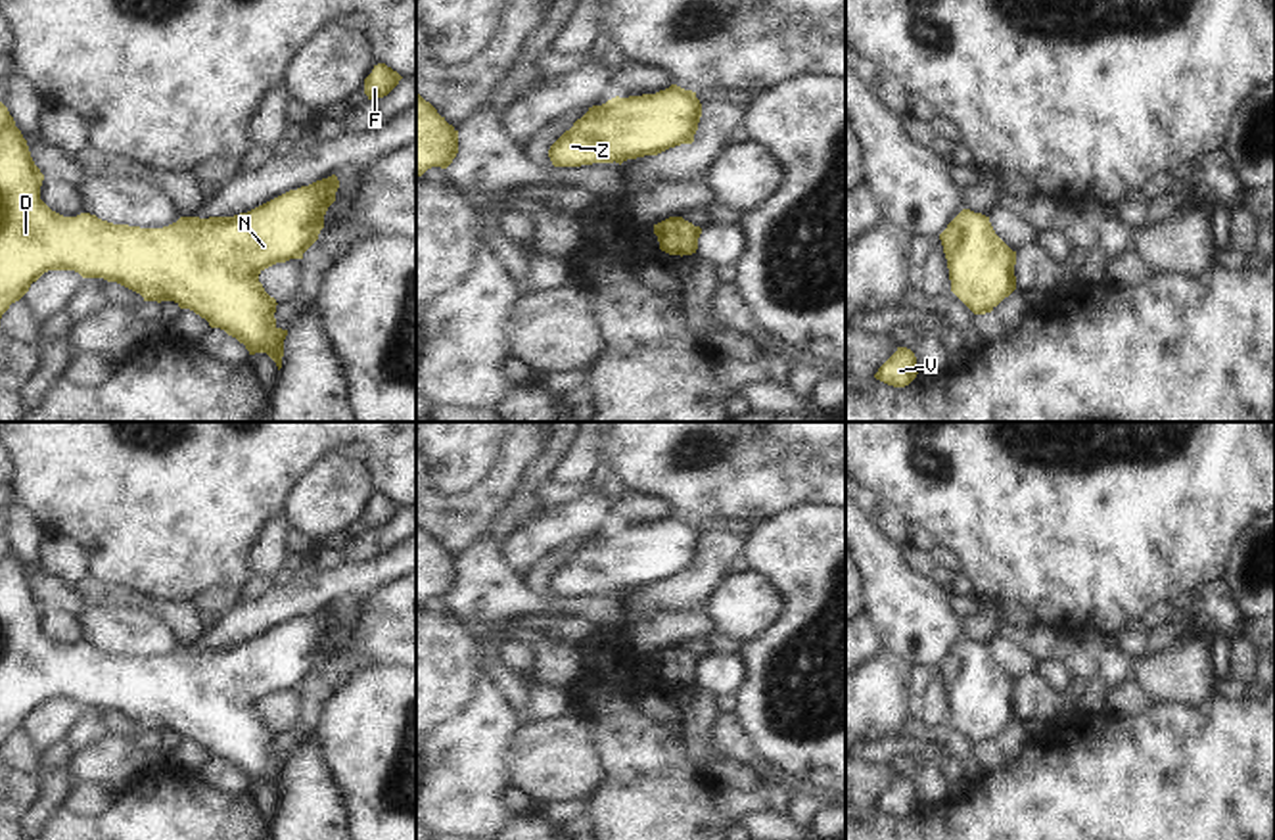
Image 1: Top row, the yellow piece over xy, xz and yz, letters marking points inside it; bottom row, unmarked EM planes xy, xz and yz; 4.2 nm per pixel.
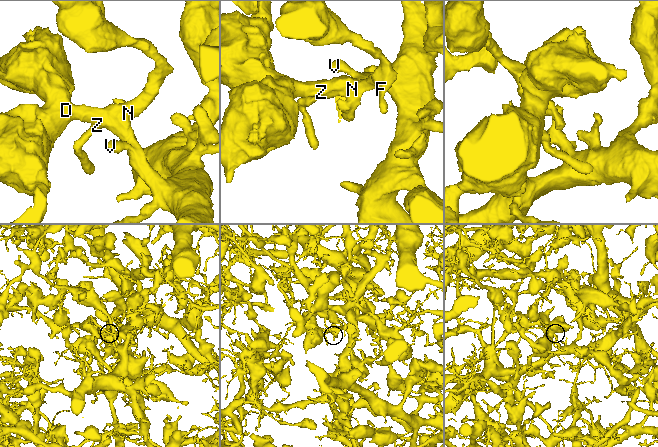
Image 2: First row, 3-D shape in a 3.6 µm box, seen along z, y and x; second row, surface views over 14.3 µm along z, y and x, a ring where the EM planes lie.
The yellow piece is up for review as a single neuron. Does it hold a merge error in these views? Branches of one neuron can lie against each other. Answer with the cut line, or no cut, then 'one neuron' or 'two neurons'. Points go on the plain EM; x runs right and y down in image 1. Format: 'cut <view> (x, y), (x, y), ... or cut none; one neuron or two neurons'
cut none; one neuron

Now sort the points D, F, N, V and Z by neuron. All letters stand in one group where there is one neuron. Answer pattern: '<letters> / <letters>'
D F N V Z

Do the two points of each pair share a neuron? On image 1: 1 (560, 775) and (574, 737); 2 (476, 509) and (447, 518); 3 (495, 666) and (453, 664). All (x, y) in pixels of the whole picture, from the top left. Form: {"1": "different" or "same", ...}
{"1": "same", "2": "same", "3": "different"}

